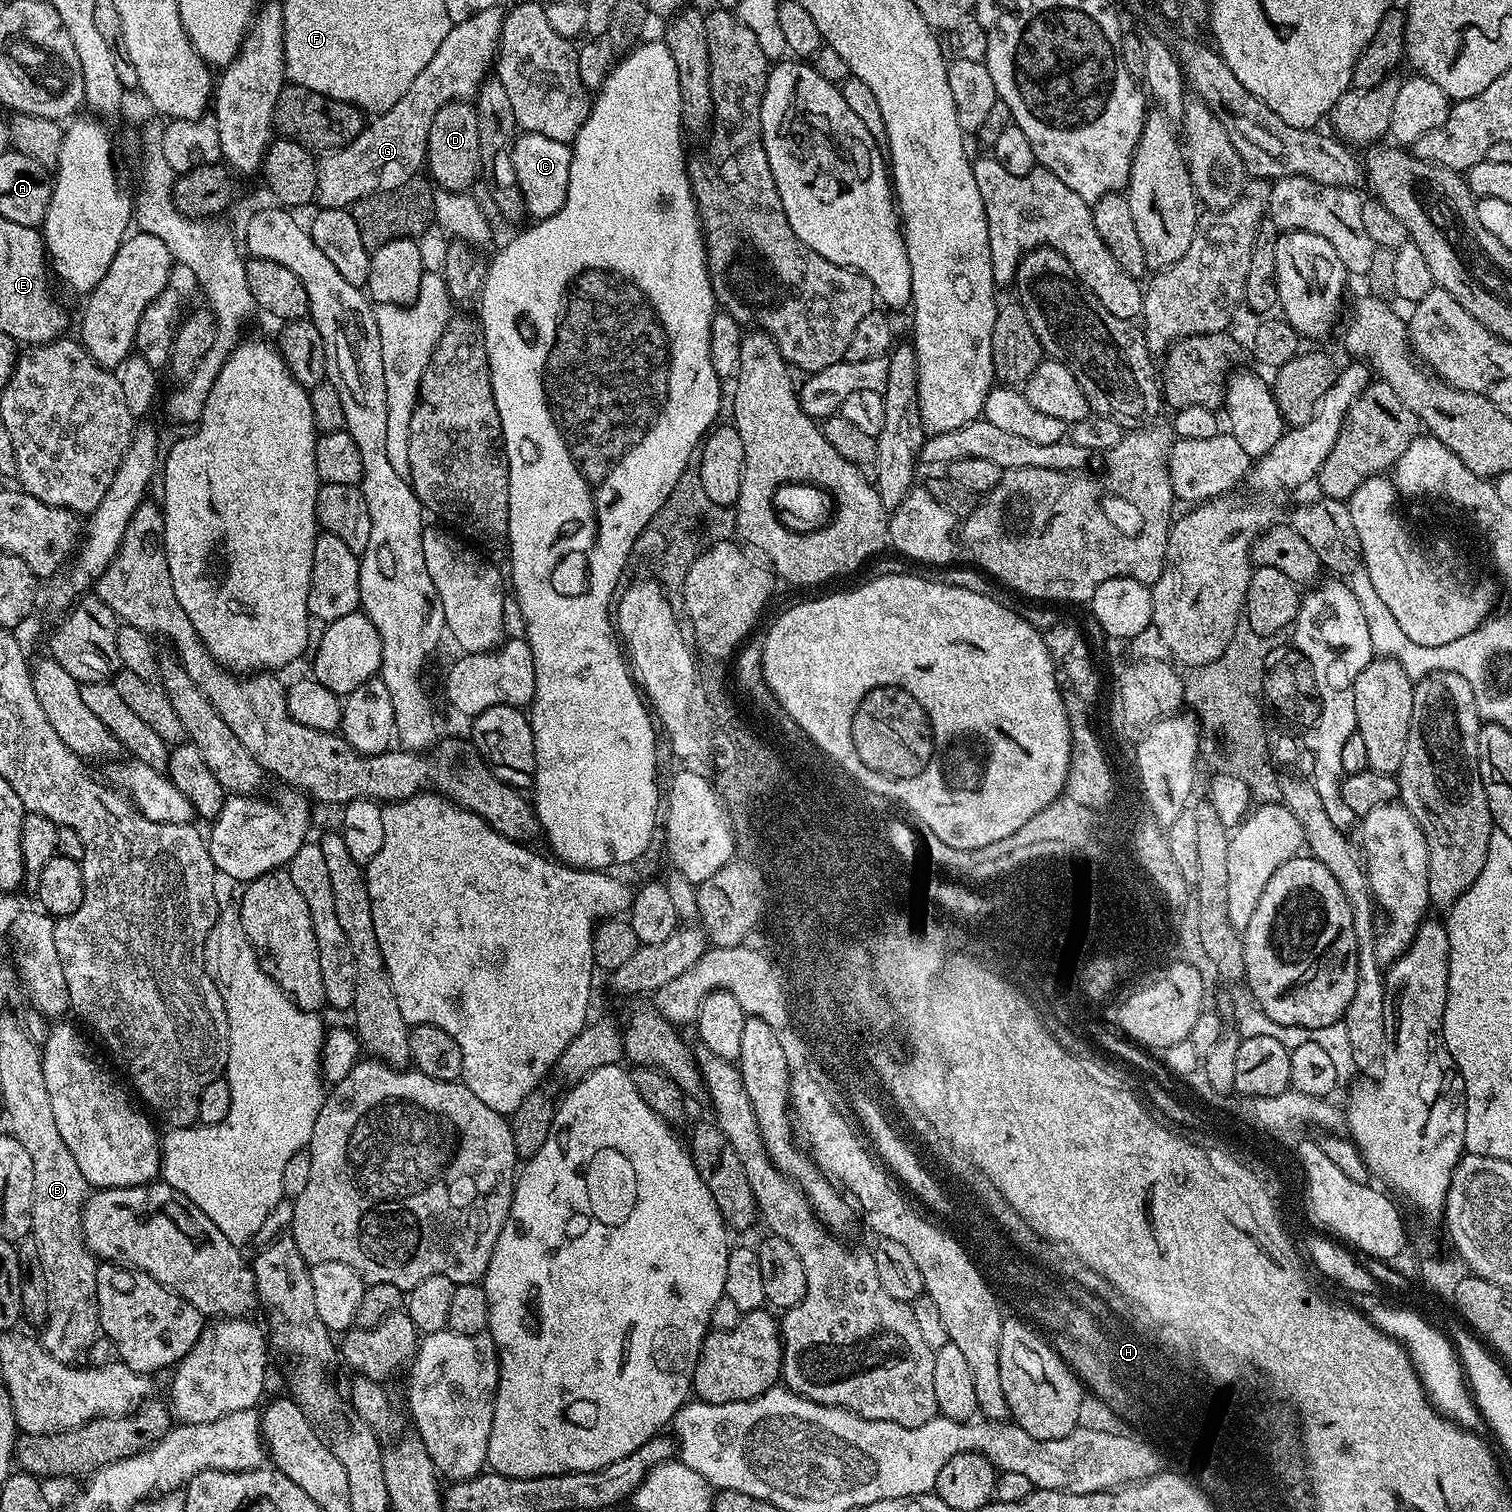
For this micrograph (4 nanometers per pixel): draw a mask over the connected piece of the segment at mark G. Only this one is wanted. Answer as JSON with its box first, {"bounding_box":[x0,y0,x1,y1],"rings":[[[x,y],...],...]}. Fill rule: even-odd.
{"bounding_box":[315,6,505,208],"rings":[[[500,6],[487,8],[470,18],[466,18],[466,22],[453,24],[452,29],[446,34],[446,38],[442,38],[442,46],[438,46],[438,54],[434,54],[434,58],[430,58],[430,62],[426,62],[426,70],[422,70],[422,74],[418,74],[418,78],[414,78],[414,82],[410,82],[410,90],[406,90],[406,94],[402,94],[402,98],[398,102],[394,102],[394,106],[390,106],[390,110],[381,112],[375,118],[369,119],[365,123],[363,130],[358,134],[358,138],[354,138],[354,142],[350,142],[344,148],[338,148],[327,153],[319,161],[315,203],[320,208],[348,208],[355,204],[356,201],[366,198],[370,194],[394,190],[398,186],[402,186],[407,180],[411,180],[413,176],[417,175],[425,167],[428,154],[428,135],[430,134],[430,126],[434,122],[434,114],[438,114],[438,110],[442,110],[442,106],[446,106],[447,104],[471,101],[475,97],[477,90],[480,89],[481,84],[489,79],[500,50],[500,35],[502,34],[502,26],[504,25],[504,13],[505,9]]]}

